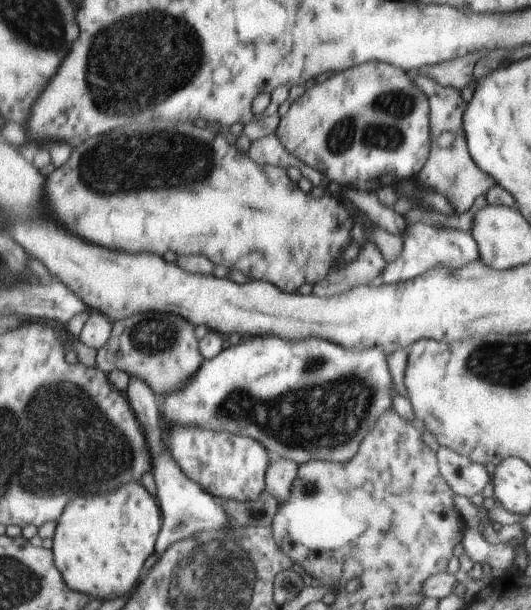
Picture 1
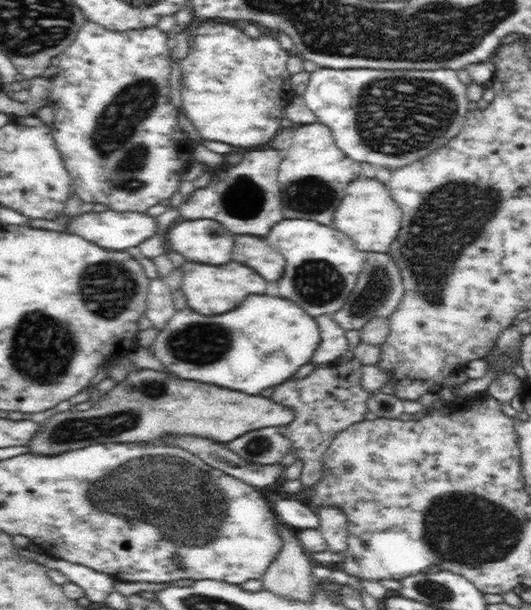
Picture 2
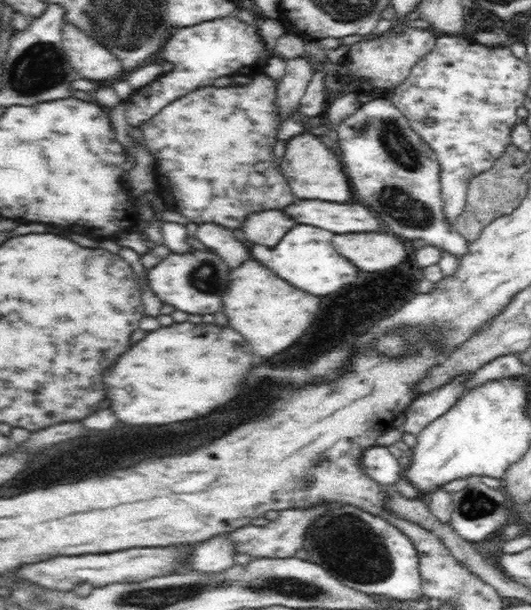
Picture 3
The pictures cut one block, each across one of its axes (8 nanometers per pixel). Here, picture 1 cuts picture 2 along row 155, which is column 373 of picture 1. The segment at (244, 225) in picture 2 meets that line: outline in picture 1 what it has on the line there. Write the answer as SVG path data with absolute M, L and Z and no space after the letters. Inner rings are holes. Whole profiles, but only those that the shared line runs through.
M368 244L354 262L350 260L346 266L342 266L342 270L334 270L330 278L326 276L326 282L318 282L318 286L313 286L312 293L334 296L352 286L375 284L381 280L386 265L388 264L384 264L378 248L374 244Z

